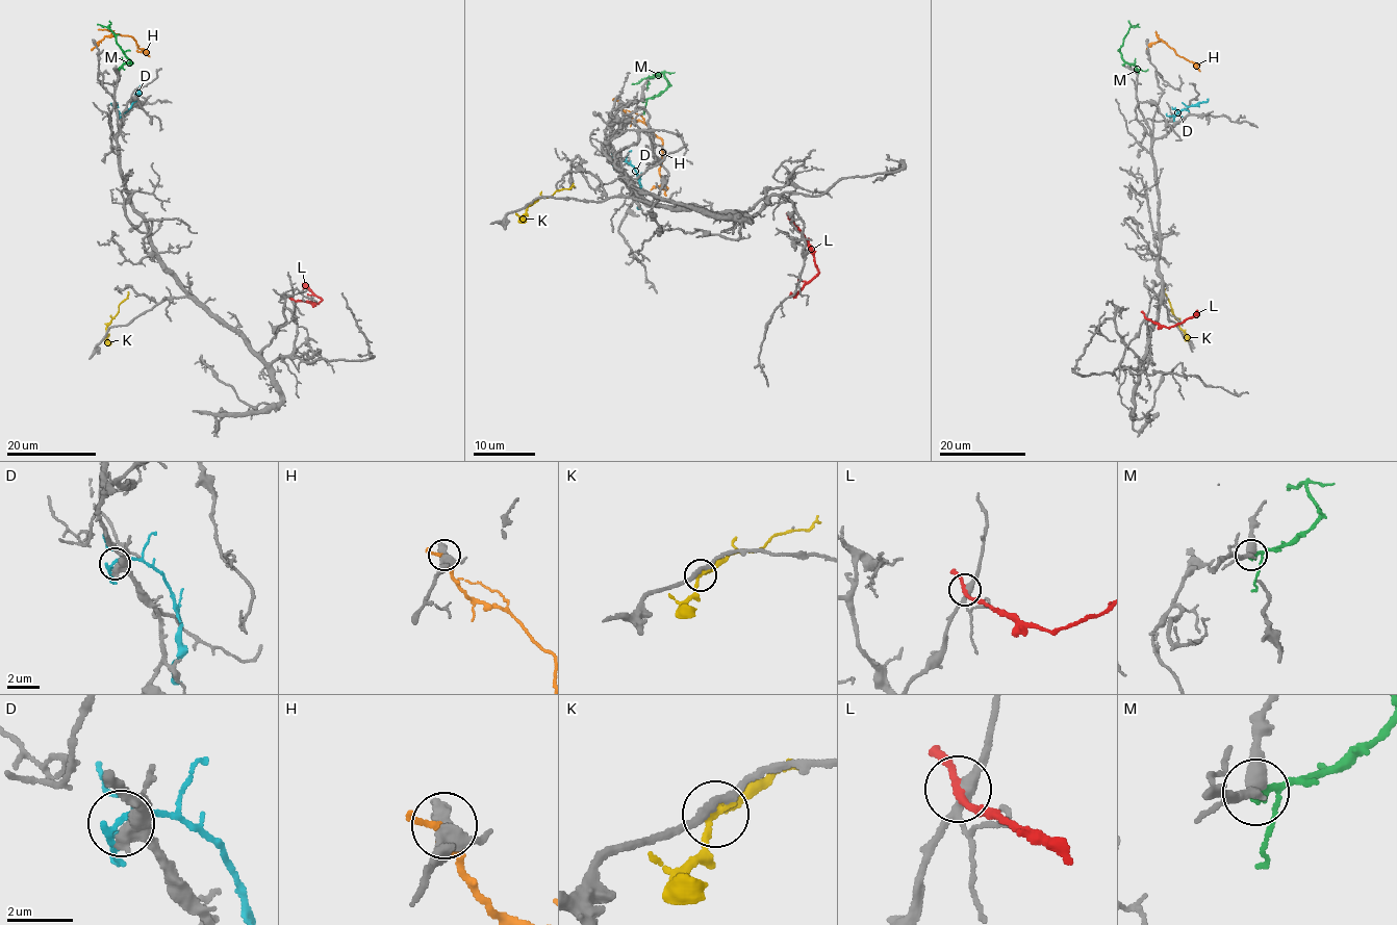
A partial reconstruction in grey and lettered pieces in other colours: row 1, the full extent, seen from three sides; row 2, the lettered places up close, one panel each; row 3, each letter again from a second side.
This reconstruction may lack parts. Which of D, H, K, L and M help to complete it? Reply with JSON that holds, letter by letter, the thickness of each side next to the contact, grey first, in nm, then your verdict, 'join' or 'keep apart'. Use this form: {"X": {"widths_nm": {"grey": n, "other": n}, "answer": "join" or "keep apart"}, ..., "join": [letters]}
{"D": {"widths_nm": {"grey": 440, "other": 180}, "answer": "keep apart"}, "H": {"widths_nm": {"grey": 200, "other": 360}, "answer": "keep apart"}, "K": {"widths_nm": {"grey": 220, "other": 200}, "answer": "keep apart"}, "L": {"widths_nm": {"grey": 280, "other": 220}, "answer": "keep apart"}, "M": {"widths_nm": {"grey": 360, "other": 240}, "answer": "join"}, "join": ["M"]}

